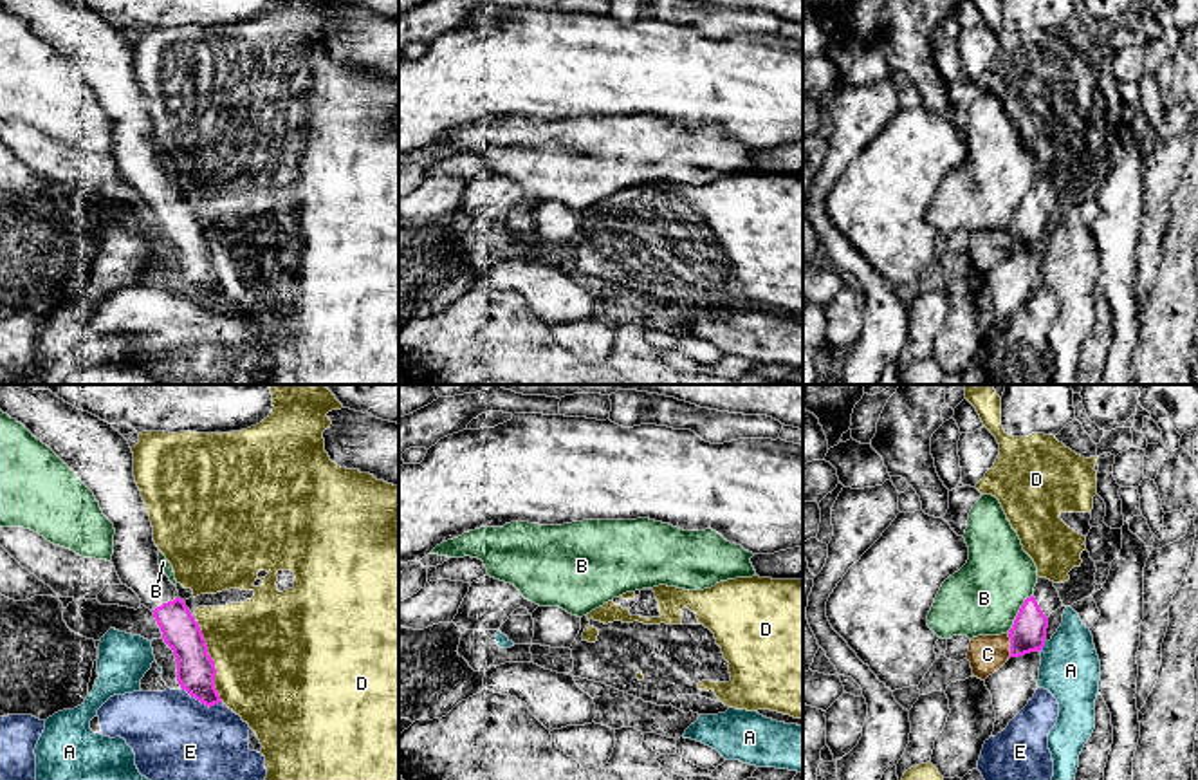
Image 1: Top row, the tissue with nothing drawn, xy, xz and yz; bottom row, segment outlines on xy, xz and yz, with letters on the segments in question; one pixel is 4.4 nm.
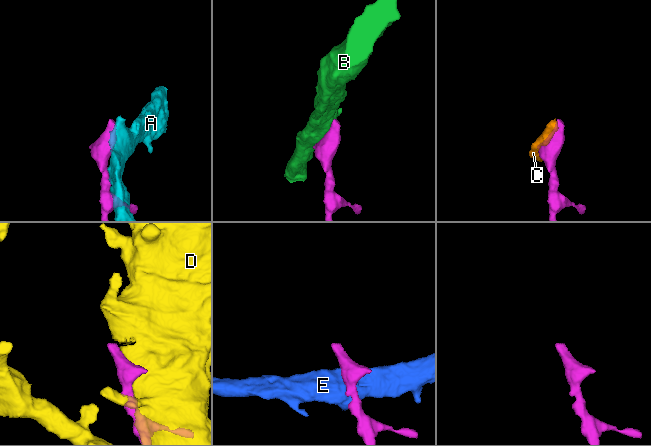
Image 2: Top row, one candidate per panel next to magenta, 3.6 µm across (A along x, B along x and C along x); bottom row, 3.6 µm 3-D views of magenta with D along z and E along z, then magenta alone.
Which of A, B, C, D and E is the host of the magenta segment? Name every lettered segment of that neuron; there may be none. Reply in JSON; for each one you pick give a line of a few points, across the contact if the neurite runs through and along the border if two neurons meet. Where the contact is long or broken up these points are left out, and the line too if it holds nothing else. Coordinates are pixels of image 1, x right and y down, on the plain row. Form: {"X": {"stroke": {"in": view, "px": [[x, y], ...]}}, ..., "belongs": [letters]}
{"belongs": []}

